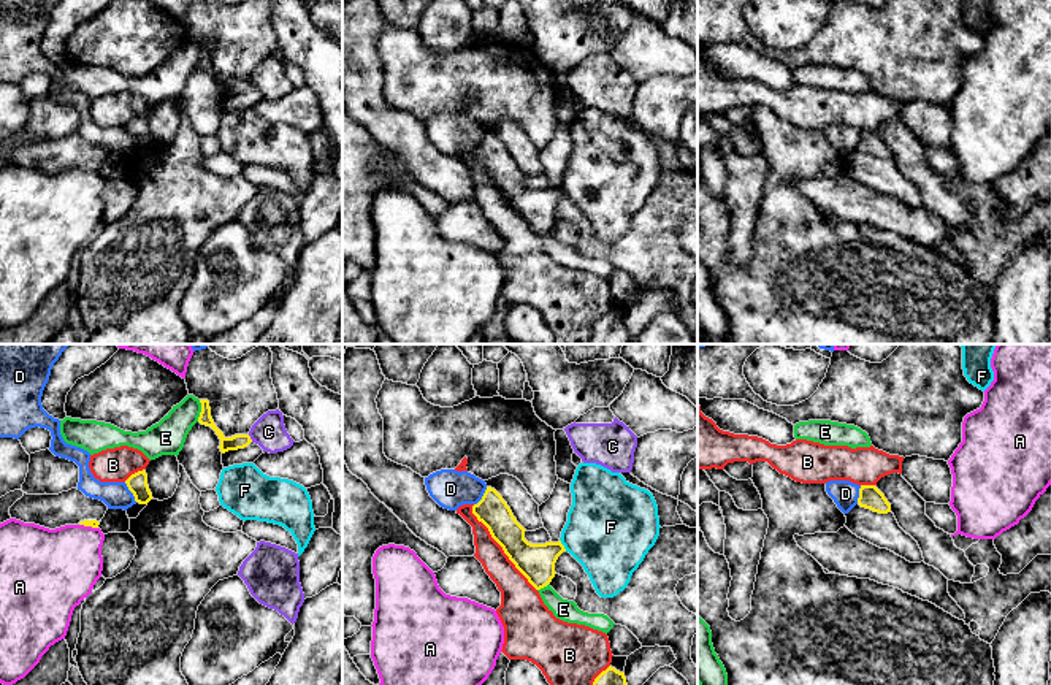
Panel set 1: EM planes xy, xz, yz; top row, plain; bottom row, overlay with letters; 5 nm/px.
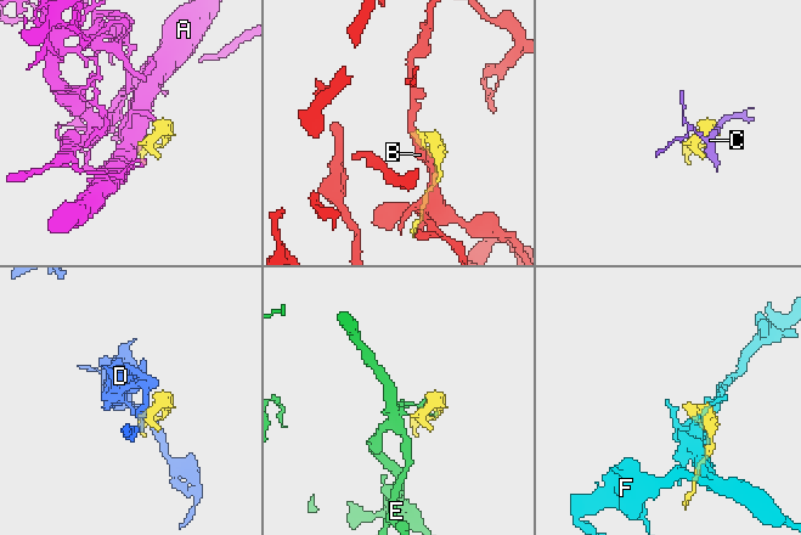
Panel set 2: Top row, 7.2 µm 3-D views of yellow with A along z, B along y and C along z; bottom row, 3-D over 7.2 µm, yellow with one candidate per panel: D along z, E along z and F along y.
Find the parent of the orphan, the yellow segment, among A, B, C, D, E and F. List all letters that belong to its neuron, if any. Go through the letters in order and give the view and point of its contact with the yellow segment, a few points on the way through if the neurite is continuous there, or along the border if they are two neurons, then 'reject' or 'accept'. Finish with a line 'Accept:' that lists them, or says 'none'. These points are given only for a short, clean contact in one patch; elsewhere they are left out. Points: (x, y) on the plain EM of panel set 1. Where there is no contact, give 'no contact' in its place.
A: xy (89, 170) | reject
B: xz (501, 191) | reject
C: xy (249, 83) | reject
D: xy (130, 135) | along xy (124, 127), (137, 146) | reject
E: xy (202, 56) | reject
F: xz (563, 191) | reject
Accept: none

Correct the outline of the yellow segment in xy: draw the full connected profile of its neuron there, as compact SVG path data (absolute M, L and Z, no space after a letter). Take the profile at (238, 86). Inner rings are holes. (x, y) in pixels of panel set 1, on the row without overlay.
M200 44L200 48L201 48L201 57L200 57L198 67L201 70L211 71L216 76L216 79L220 84L219 94L222 98L225 98L228 95L244 94L252 87L249 79L235 79L231 82L225 82L224 78L216 71L212 62L211 62L209 46Z

